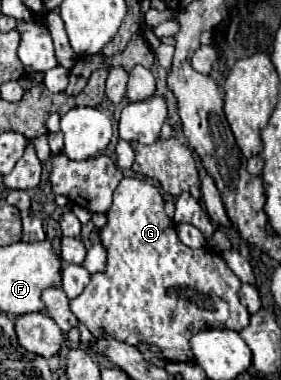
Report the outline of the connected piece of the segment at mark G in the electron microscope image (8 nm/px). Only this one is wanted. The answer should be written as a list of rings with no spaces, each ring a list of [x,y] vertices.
[[[125,177],[113,195],[113,205],[107,211],[107,225],[99,229],[101,245],[107,249],[107,267],[103,273],[91,275],[91,281],[81,295],[69,299],[73,315],[95,335],[107,333],[117,341],[137,345],[147,343],[161,349],[167,361],[193,361],[189,339],[205,329],[241,331],[249,325],[249,311],[239,303],[241,281],[225,265],[221,255],[209,249],[191,249],[183,245],[175,233],[173,221],[165,215],[165,201],[159,189],[137,177]]]

